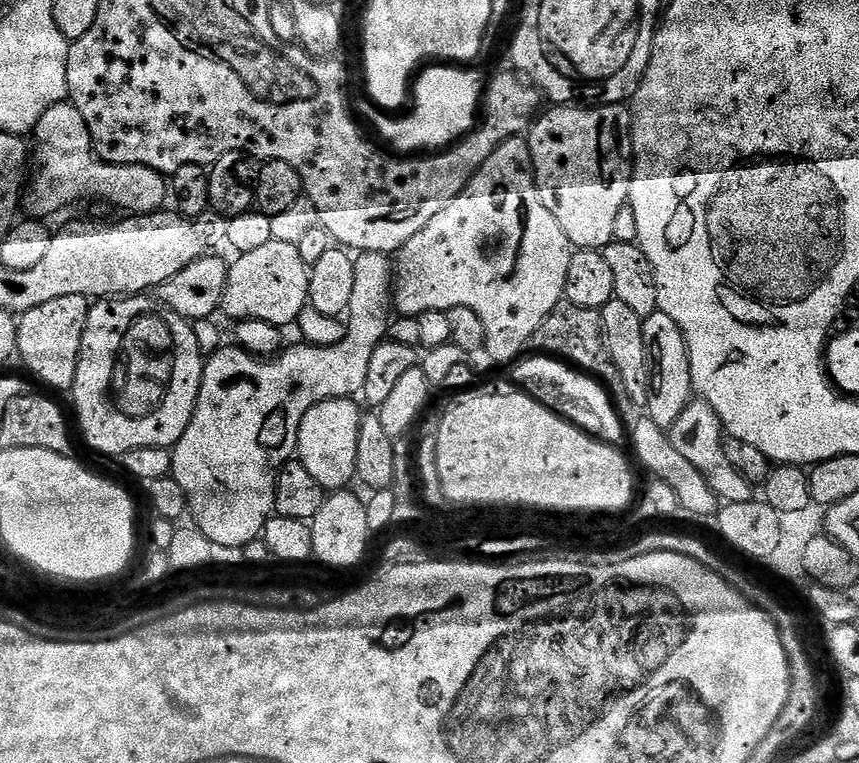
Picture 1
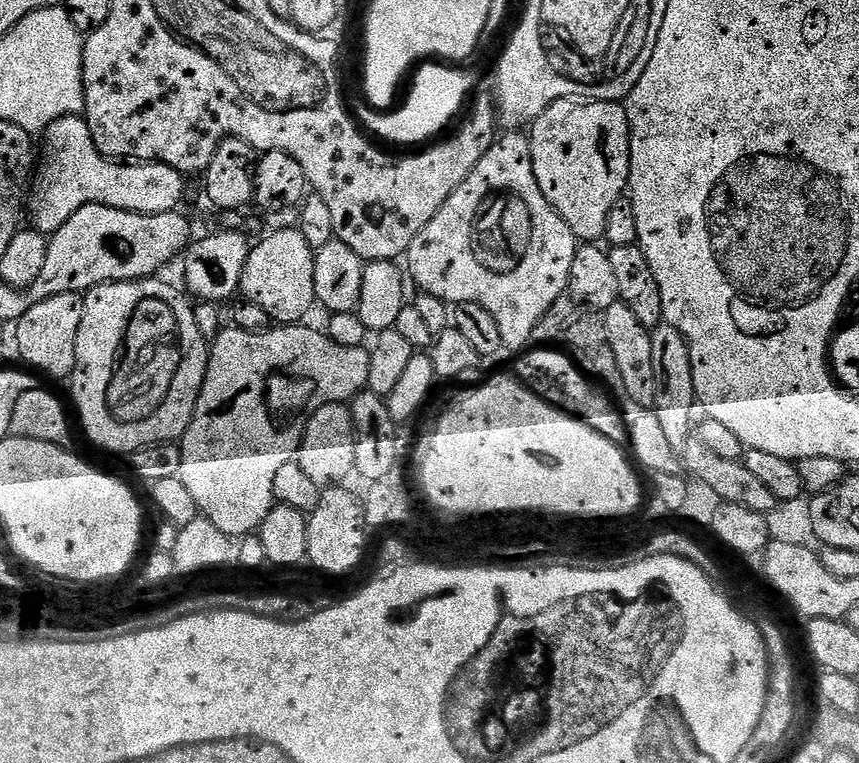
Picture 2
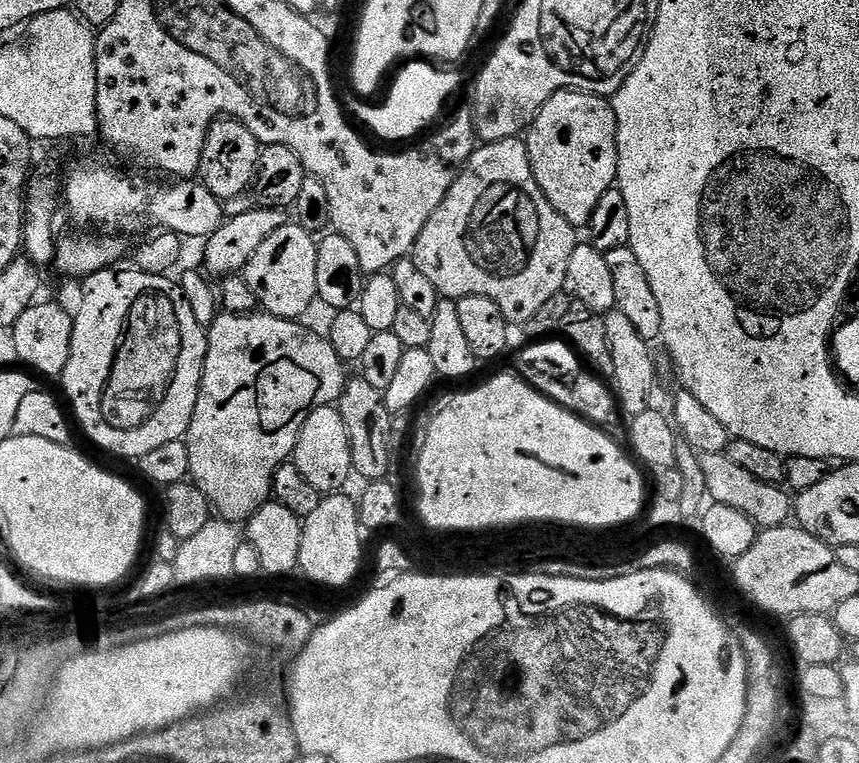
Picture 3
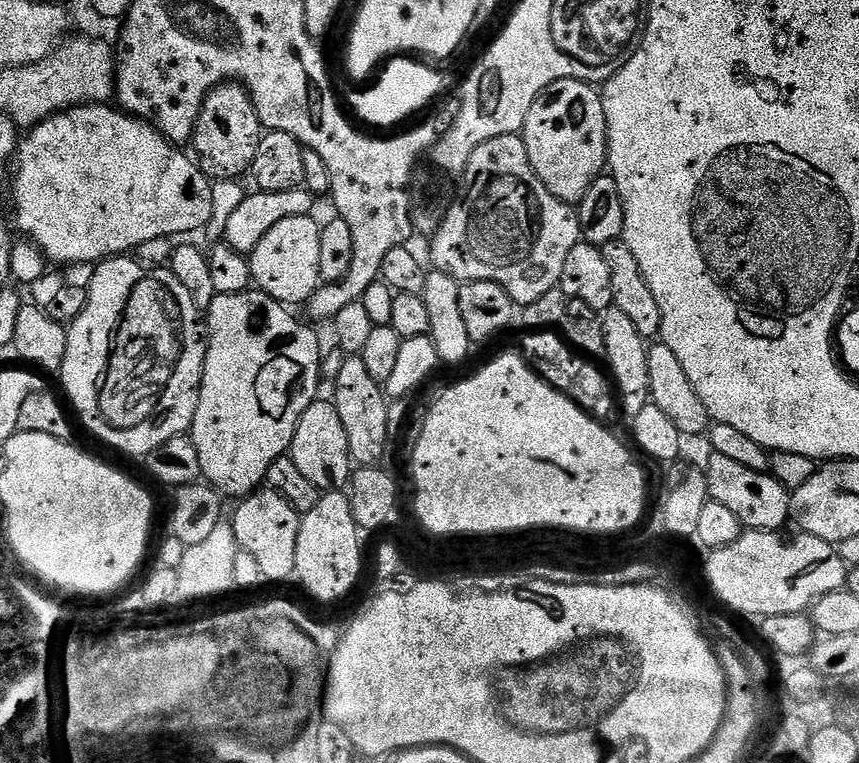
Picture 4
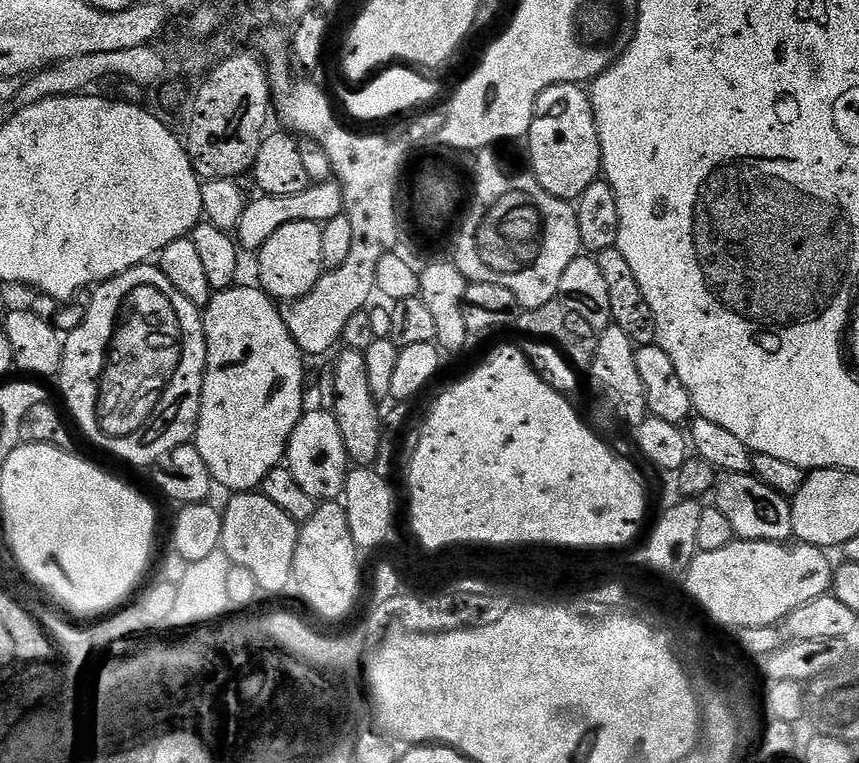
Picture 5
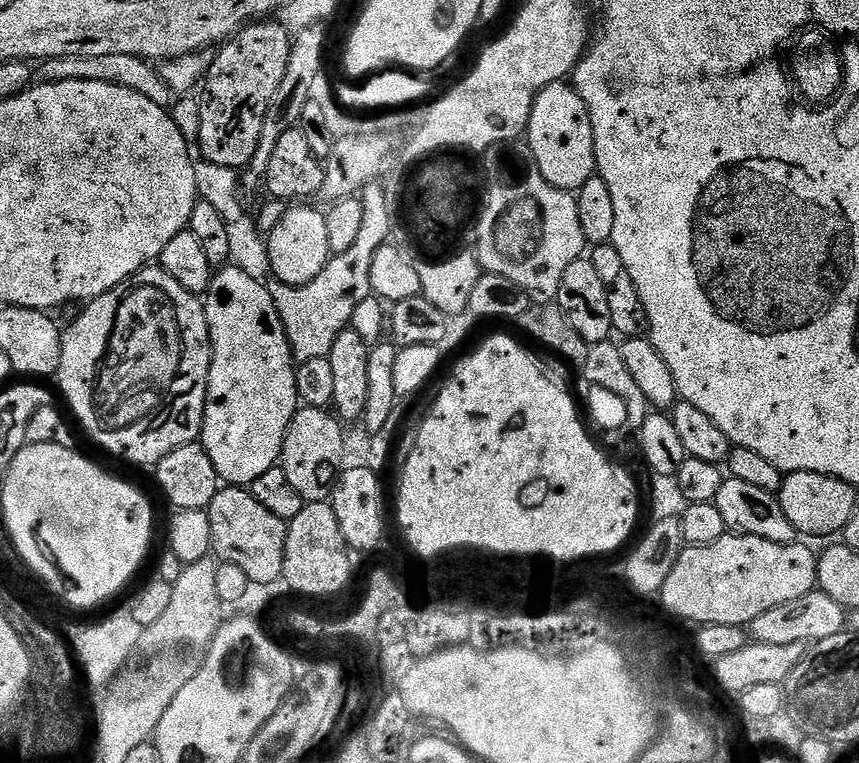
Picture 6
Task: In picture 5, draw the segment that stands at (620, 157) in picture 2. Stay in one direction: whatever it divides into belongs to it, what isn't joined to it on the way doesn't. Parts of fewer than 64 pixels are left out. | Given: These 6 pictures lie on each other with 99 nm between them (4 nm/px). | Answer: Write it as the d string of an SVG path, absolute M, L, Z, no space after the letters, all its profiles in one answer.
M555 84L536 100L532 125L526 137L531 175L554 198L575 202L602 172L600 139L592 97L580 84Z

